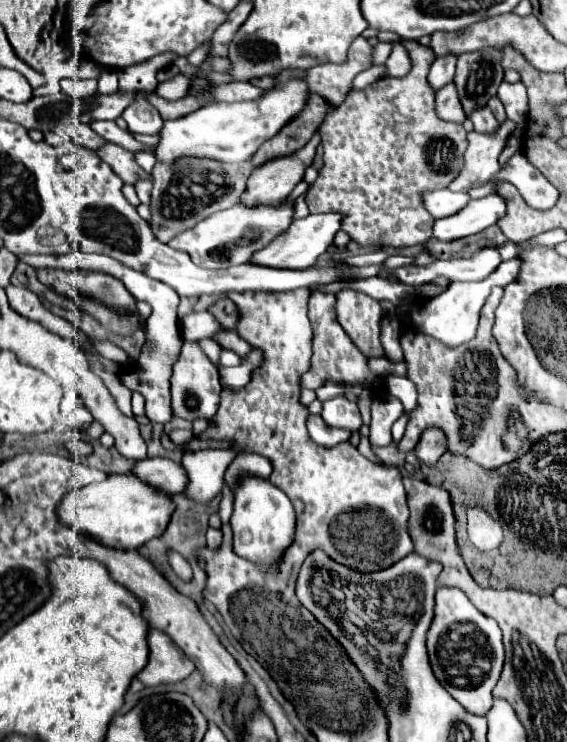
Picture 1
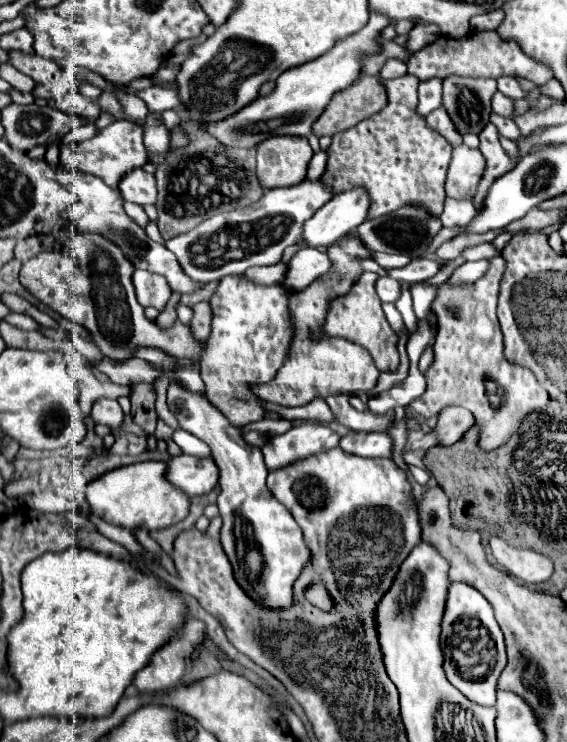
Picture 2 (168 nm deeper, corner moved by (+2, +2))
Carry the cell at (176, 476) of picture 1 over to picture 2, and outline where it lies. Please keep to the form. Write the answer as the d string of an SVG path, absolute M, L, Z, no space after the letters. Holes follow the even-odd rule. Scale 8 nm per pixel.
M176 456L168 460L168 480L190 496L208 494L218 484L218 466L212 458Z

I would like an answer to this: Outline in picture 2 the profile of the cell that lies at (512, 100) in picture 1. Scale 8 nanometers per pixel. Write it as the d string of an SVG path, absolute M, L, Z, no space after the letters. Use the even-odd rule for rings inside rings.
M496 92L492 98L492 112L500 114L500 116L510 116L512 114L512 100L506 98L504 94Z

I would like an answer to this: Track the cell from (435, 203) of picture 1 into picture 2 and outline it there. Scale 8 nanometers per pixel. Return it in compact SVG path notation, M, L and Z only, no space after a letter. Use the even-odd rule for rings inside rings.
M446 198L444 212L442 212L440 218L442 218L444 226L452 228L452 226L468 224L474 216L476 216L476 210L474 210L472 200L452 200L452 198Z

